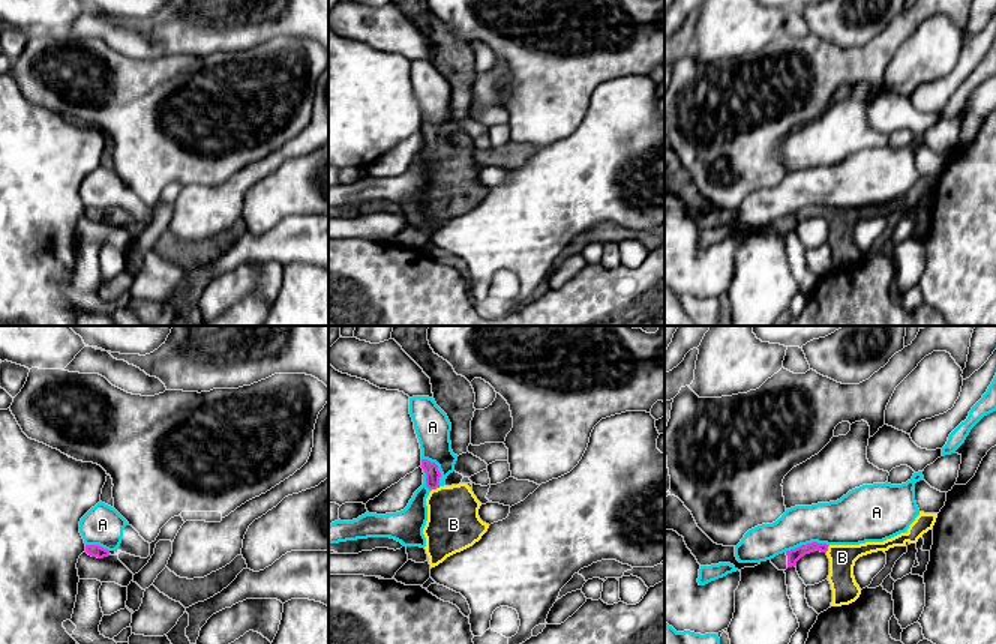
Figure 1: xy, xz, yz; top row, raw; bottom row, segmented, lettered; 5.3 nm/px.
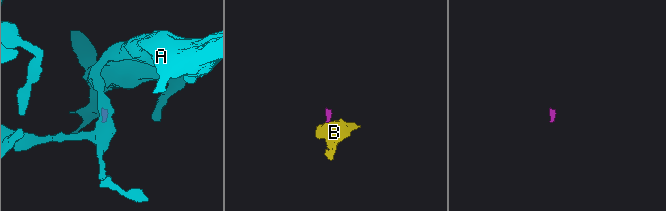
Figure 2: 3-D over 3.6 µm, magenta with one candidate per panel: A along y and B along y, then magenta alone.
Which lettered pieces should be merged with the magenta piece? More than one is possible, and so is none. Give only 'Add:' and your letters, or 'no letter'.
Add: B

